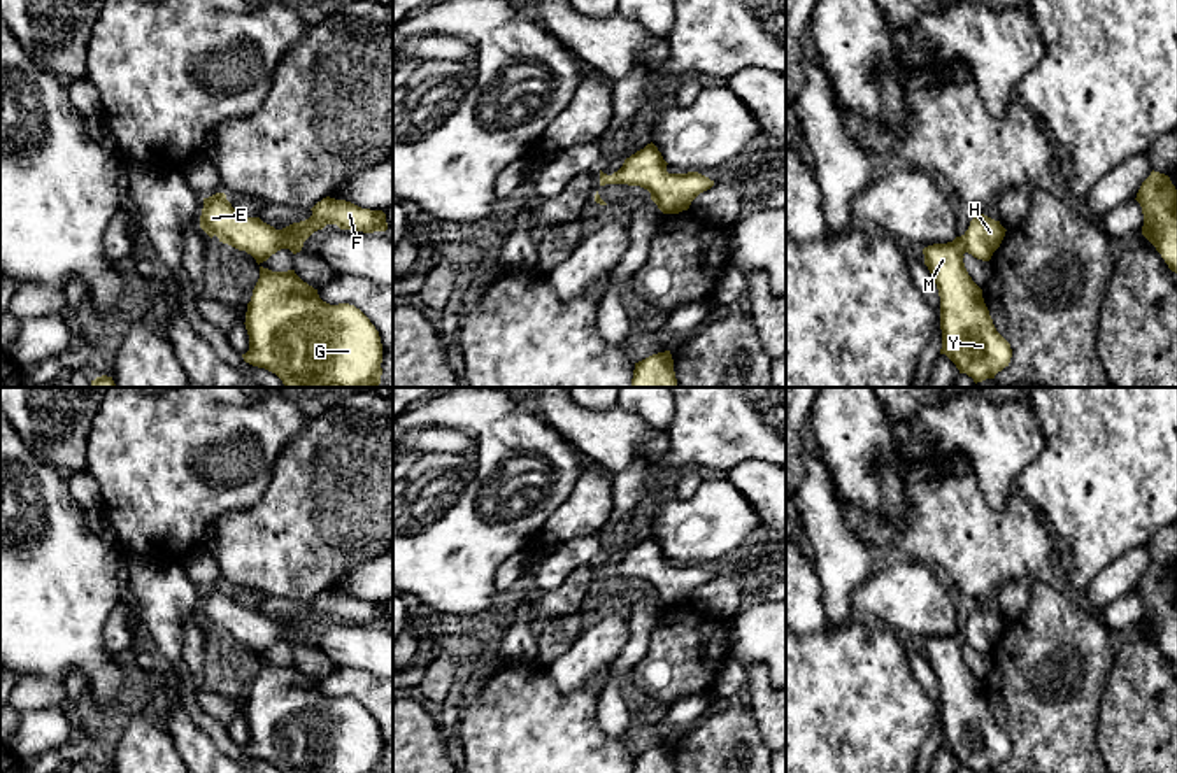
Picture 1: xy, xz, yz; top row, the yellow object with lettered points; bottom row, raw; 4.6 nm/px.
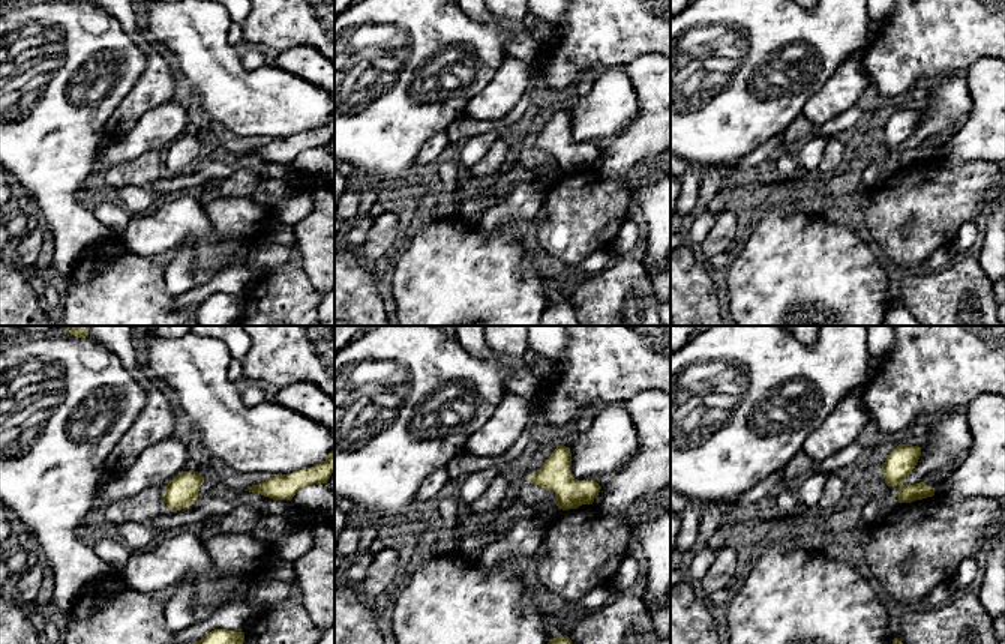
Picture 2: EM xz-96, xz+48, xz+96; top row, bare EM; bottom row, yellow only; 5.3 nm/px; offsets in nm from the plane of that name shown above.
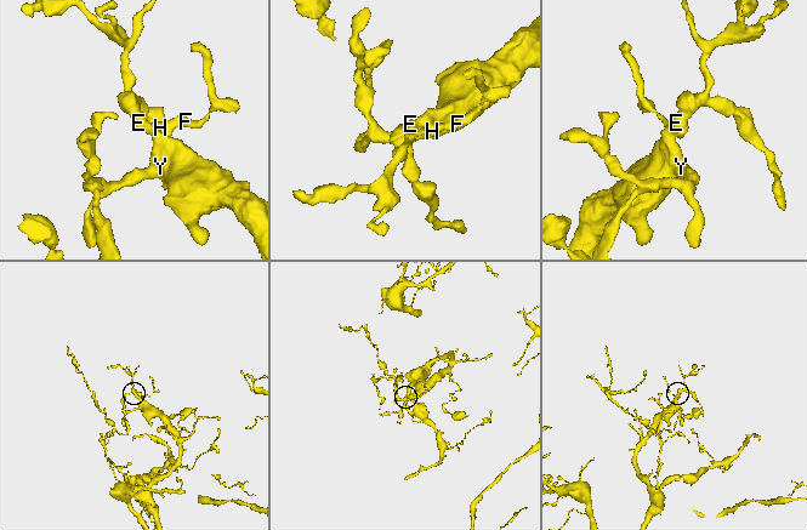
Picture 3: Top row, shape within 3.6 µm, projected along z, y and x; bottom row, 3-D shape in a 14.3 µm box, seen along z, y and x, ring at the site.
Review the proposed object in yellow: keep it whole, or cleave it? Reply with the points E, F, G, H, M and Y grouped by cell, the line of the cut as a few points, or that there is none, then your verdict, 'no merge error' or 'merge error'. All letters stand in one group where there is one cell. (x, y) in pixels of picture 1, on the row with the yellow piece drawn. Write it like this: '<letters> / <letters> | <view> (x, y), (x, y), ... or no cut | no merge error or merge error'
E F G H M Y | no cut | no merge error

